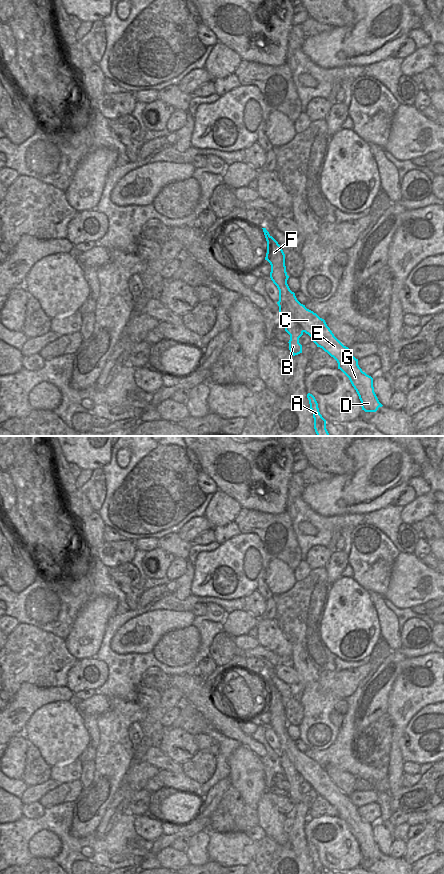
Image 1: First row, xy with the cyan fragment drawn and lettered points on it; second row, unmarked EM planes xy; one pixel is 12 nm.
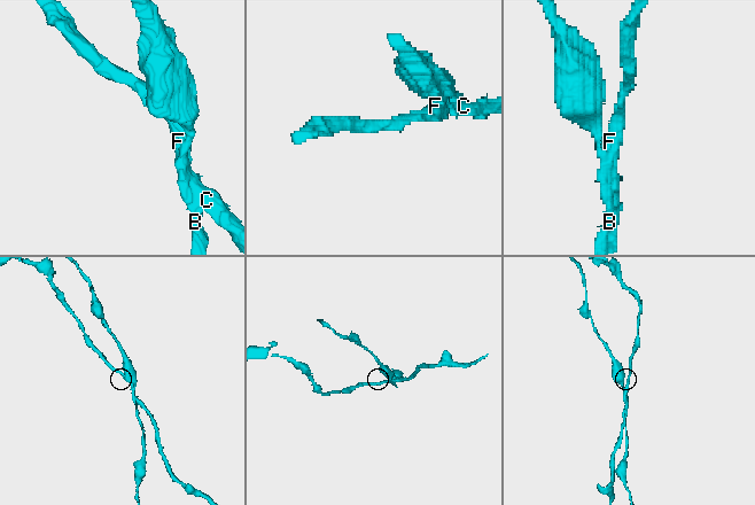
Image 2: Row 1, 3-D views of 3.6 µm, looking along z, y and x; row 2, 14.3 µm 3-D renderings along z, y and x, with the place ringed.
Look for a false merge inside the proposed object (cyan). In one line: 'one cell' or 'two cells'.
two cells

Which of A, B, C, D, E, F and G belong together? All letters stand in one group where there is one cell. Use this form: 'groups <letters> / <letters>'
groups A B / C D E F G

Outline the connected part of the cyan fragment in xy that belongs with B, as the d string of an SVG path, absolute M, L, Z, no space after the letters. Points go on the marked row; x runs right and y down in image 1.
M282 280L274 283L279 290L279 315L283 321L285 331L290 335L289 350L293 356L302 353L302 345L299 343L299 338L303 335L303 328L296 322L294 316L291 314L287 306L287 288Z

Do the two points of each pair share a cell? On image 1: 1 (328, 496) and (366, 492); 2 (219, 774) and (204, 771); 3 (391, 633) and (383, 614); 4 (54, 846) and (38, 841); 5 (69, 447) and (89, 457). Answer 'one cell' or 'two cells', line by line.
1: one cell
2: two cells
3: one cell
4: one cell
5: one cell

